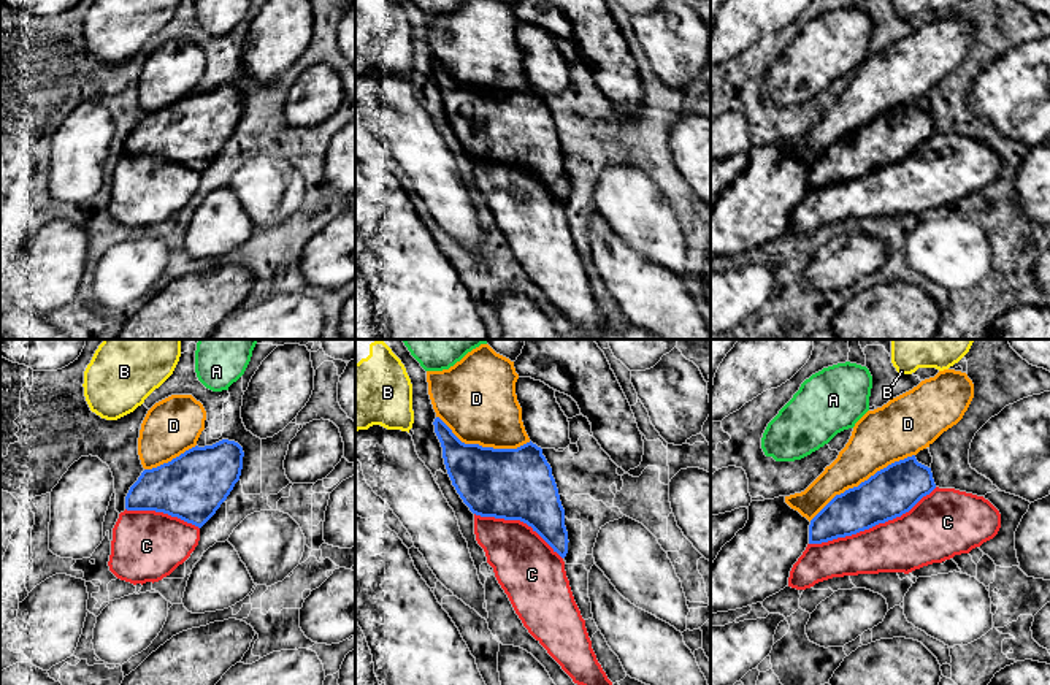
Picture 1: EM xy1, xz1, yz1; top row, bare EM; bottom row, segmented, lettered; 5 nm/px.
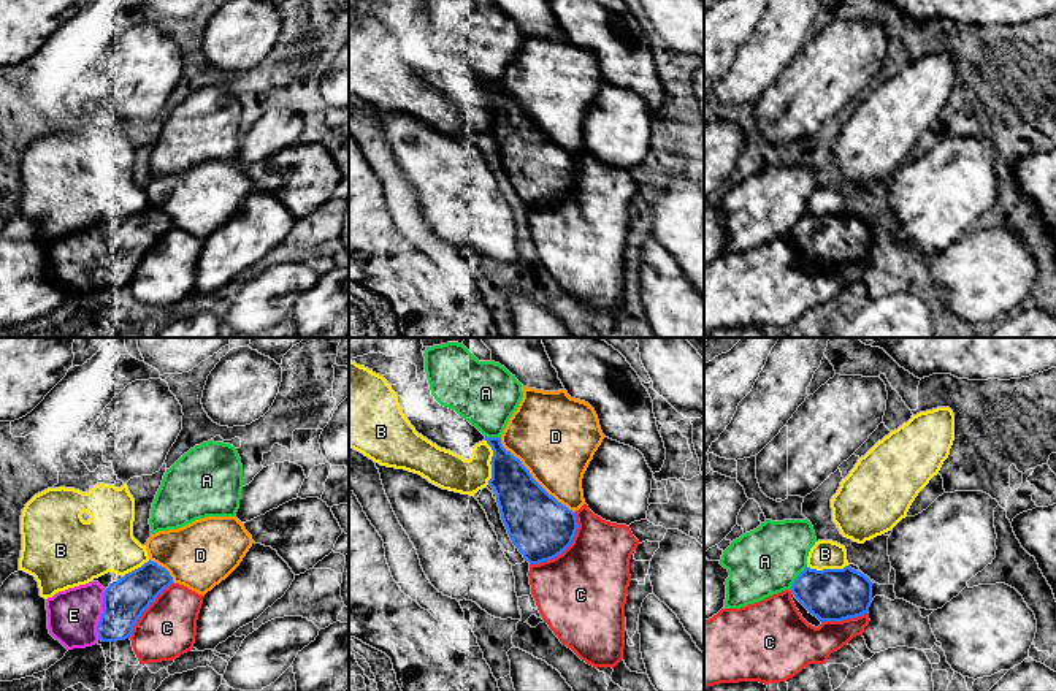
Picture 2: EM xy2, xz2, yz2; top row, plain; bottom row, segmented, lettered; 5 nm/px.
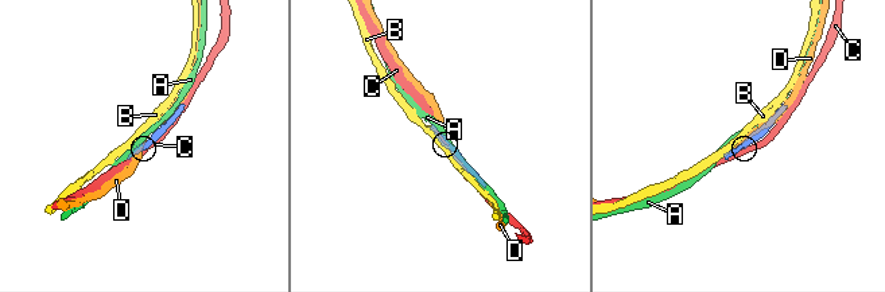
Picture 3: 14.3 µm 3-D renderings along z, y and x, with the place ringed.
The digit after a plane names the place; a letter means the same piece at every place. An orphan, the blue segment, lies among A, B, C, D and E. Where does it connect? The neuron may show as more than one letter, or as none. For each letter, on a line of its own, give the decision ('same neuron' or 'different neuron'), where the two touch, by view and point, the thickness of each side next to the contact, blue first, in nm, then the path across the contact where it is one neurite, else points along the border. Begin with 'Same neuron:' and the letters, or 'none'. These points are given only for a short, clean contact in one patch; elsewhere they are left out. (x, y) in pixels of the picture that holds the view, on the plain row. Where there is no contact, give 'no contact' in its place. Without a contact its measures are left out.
Same neuron: E
A: different neuron | yz2 (798, 222) | 280/340 nm
B: different neuron | xz2 (490, 106) | 240/190 nm
C: different neuron | yz1 (873, 170) | 260/280 nm
D: different neuron | yz1 (862, 127) | 260/280 nm
E: same neuron | xy2 (102, 260) | 220/260 nm

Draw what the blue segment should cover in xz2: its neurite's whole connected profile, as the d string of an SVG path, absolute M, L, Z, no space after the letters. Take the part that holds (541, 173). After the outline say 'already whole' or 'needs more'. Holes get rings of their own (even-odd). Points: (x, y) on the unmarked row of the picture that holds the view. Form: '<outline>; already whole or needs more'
M487 82L493 95L488 130L512 189L530 209L561 200L579 173L576 158L550 141L530 116L507 97L501 82Z; already whole

